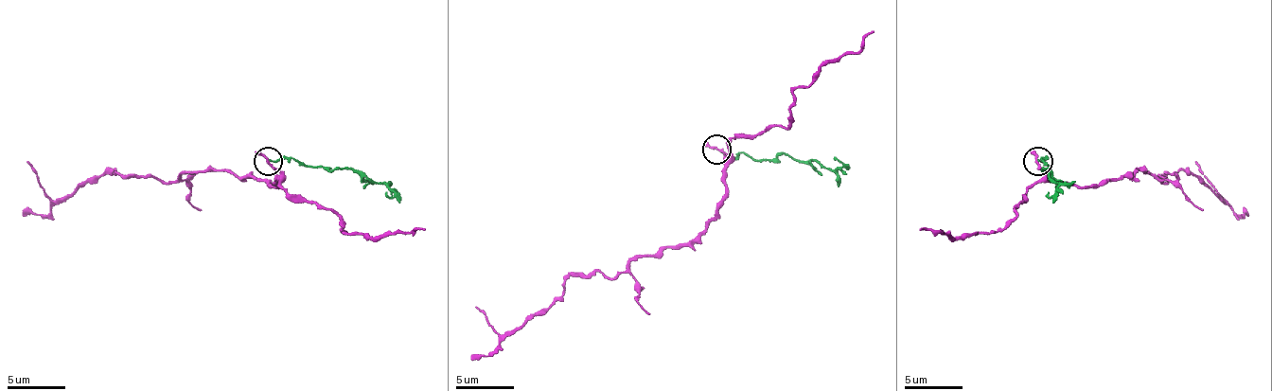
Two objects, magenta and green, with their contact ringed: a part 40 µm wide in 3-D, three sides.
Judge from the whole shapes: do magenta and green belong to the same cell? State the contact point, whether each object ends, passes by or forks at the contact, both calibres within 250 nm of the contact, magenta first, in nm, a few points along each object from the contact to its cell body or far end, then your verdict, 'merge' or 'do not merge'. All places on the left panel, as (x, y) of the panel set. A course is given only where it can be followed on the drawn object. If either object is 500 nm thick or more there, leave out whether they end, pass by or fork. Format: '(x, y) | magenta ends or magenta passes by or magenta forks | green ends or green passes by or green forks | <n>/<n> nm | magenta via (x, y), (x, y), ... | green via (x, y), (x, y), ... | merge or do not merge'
(268, 161) | magenta passes by | green ends | 170/120 nm | magenta via (269, 160), (277, 186), (228, 171), (190, 171), (165, 184), (107, 168), (55, 198), (26, 160) | green via (269, 160), (283, 157), (332, 168), (358, 168), (384, 184), (393, 195), (384, 192) | do not merge

